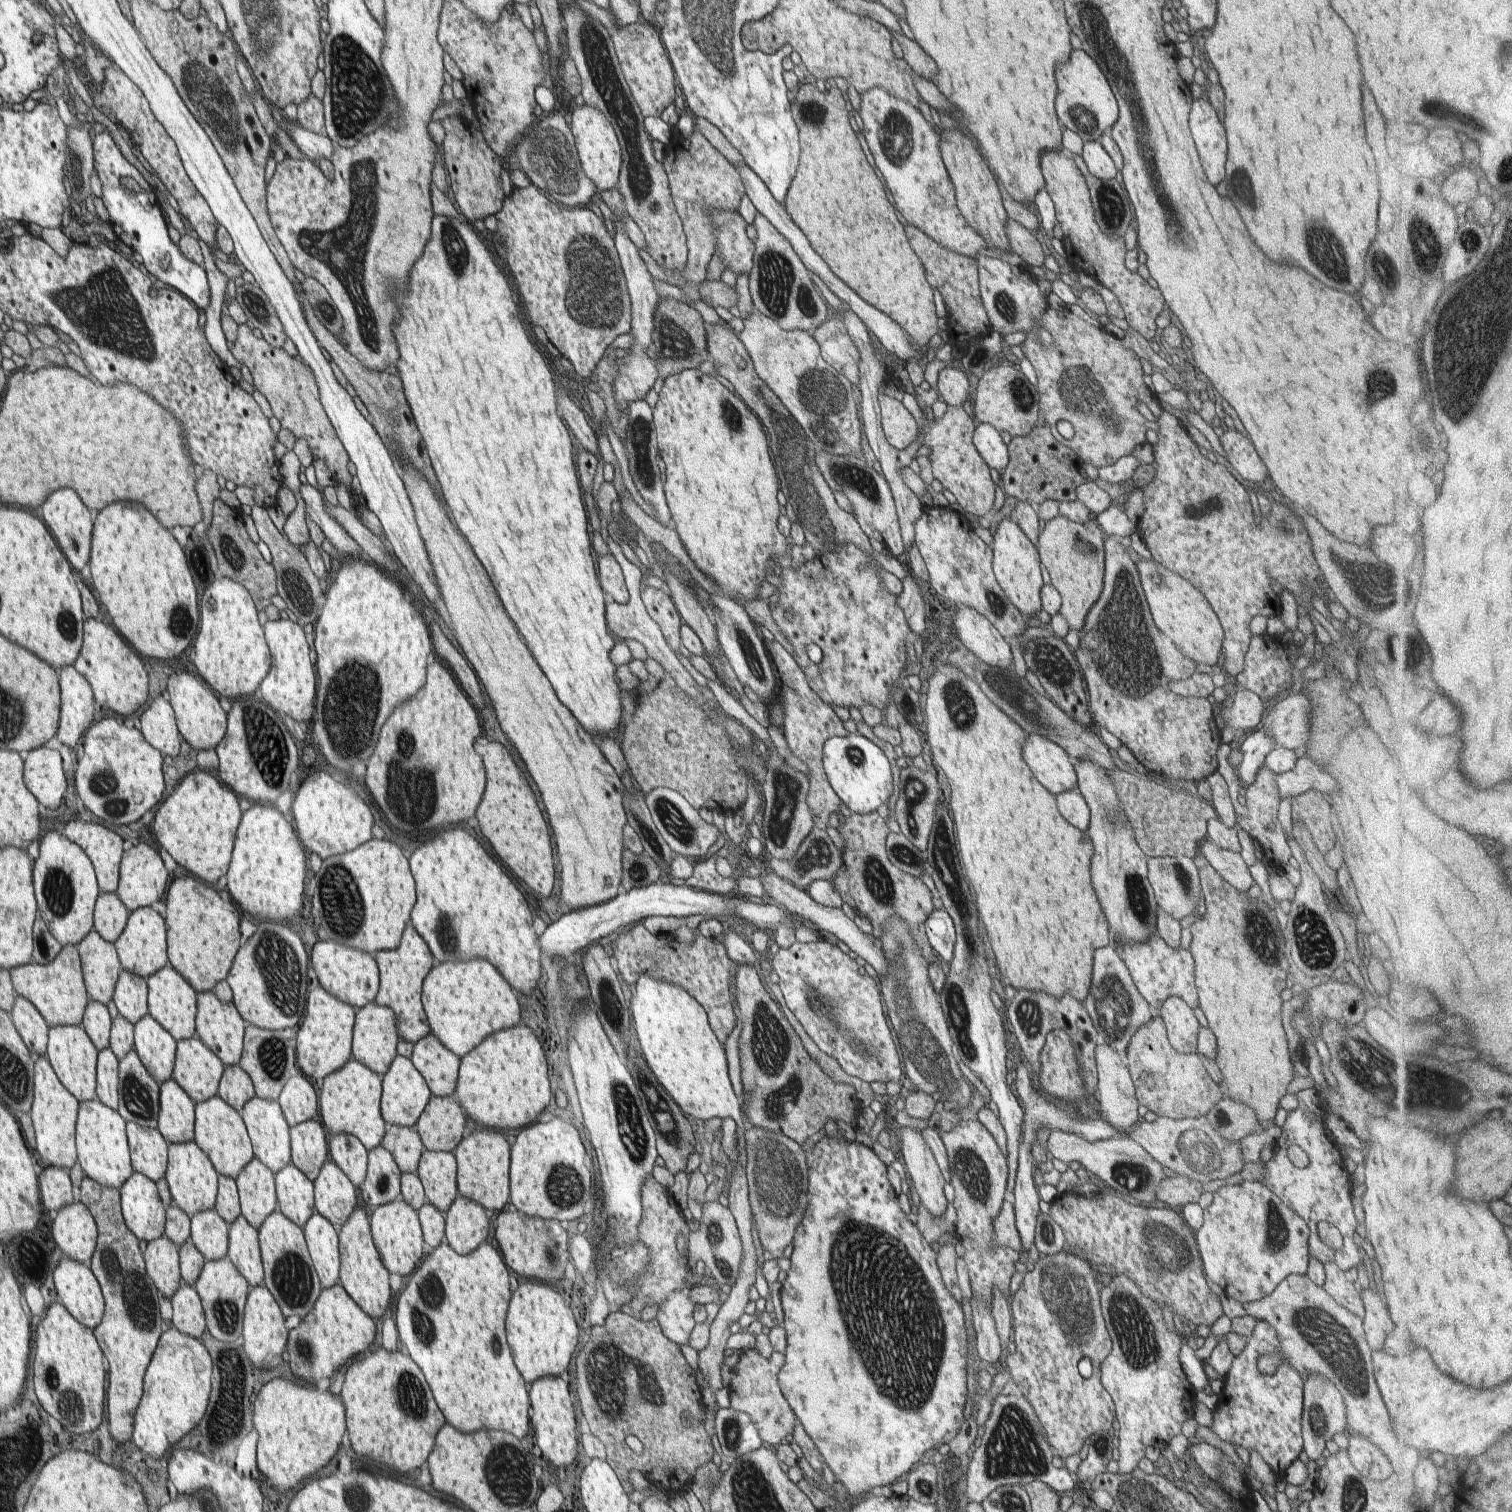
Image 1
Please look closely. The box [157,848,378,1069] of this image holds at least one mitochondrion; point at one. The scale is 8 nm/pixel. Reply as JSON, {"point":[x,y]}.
{"point":[278,964]}

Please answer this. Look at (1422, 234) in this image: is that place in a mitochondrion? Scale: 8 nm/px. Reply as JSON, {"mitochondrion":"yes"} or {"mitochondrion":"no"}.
{"mitochondrion":"yes"}

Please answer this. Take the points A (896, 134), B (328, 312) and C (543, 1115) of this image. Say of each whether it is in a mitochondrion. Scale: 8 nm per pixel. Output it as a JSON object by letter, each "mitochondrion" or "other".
{"A":"mitochondrion","B":"mitochondrion","C":"other"}

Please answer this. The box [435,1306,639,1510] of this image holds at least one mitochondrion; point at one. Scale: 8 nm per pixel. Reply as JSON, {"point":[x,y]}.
{"point":[505,1467]}

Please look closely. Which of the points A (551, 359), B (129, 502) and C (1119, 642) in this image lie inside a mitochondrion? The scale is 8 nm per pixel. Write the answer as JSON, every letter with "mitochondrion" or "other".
{"A":"other","B":"other","C":"mitochondrion"}

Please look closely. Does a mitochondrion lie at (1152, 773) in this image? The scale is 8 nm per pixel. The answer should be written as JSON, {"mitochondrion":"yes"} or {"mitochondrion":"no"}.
{"mitochondrion":"no"}

